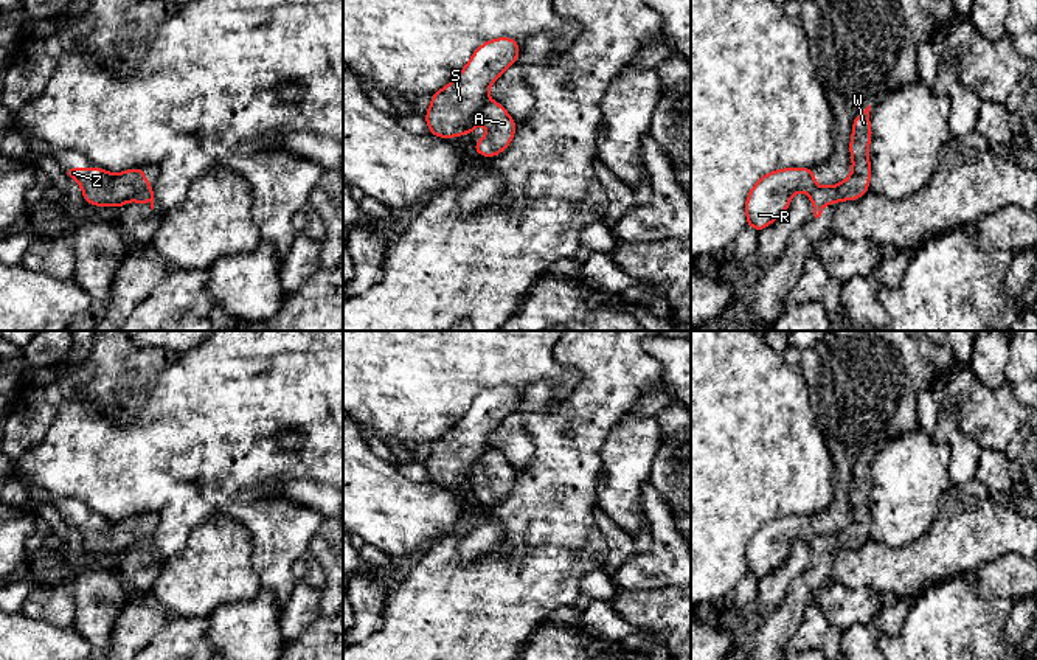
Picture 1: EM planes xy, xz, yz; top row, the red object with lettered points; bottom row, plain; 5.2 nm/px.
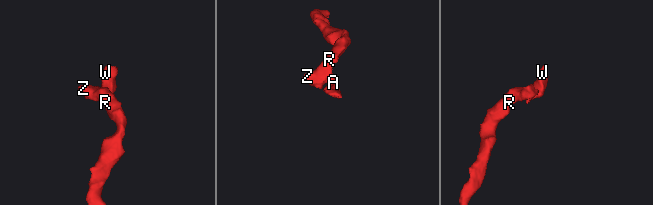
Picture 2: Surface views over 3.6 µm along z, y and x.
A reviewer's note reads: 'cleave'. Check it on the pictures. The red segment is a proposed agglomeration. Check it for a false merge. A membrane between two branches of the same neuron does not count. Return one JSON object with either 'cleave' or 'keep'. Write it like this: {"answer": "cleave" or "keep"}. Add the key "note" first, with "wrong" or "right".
{"note": "right", "answer": "cleave"}

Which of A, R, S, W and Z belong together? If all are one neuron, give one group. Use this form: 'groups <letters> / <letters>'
groups A W / R S Z

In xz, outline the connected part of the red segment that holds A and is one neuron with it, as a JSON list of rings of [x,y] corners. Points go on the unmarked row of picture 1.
[[[500,450],[486,452],[478,463],[487,477],[487,483],[477,489],[472,497],[481,505],[495,505],[501,502],[512,489],[517,471]]]

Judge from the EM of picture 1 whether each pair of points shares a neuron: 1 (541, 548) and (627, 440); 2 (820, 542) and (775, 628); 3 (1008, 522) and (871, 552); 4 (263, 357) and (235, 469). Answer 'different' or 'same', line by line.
1: different
2: same
3: same
4: same

